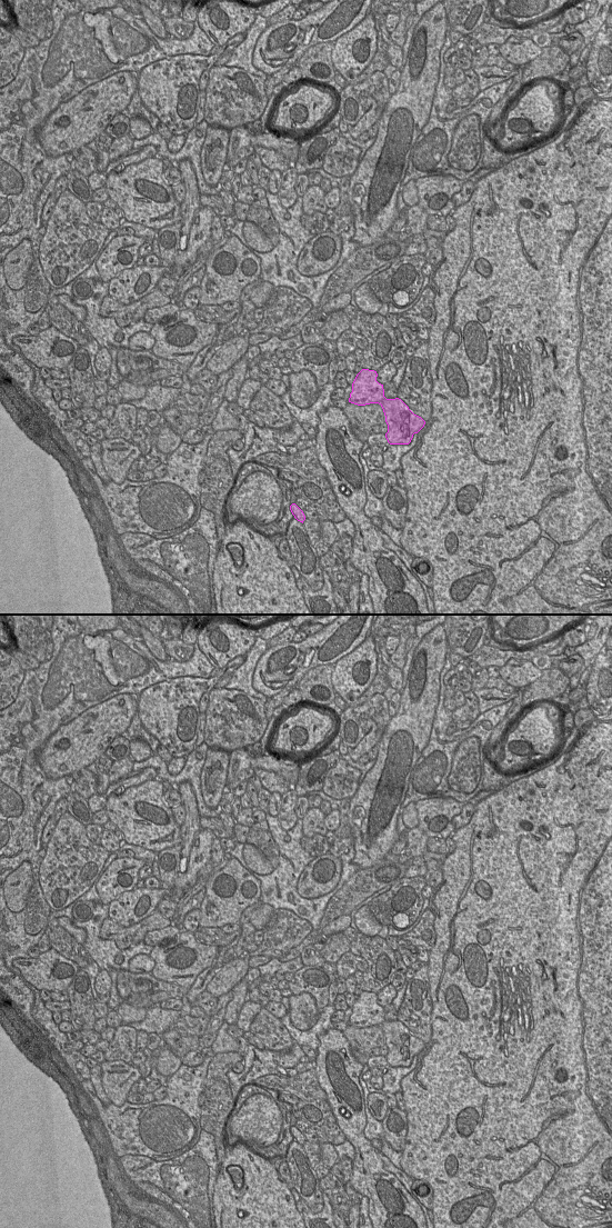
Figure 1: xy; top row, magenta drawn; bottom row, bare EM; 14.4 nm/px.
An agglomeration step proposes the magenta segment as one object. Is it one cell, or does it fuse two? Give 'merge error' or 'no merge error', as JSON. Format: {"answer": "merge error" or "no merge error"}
{"answer": "no merge error"}

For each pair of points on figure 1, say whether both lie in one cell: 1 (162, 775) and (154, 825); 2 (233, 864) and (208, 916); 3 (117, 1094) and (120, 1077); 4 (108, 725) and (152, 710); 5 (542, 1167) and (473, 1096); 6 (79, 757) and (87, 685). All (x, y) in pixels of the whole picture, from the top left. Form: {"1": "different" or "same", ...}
{"1": "different", "2": "same", "3": "same", "4": "different", "5": "same", "6": "different"}

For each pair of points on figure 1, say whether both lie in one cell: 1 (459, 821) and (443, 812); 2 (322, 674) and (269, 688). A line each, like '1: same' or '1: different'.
1: different
2: different

